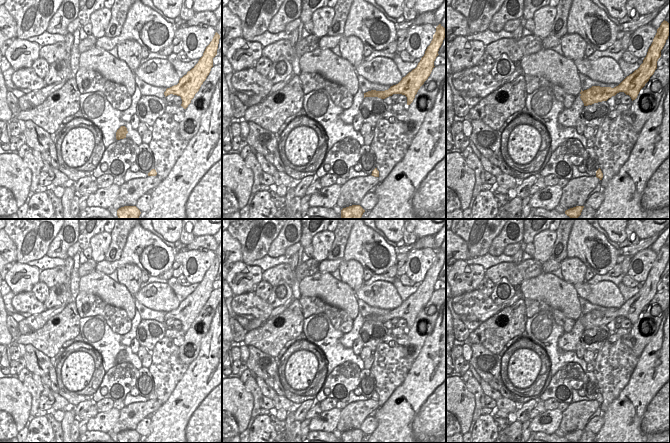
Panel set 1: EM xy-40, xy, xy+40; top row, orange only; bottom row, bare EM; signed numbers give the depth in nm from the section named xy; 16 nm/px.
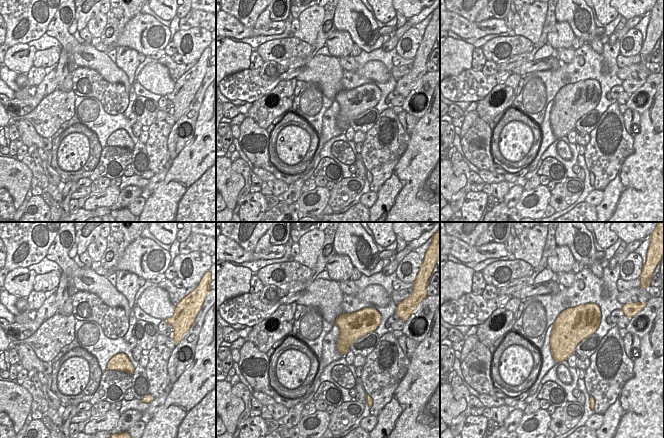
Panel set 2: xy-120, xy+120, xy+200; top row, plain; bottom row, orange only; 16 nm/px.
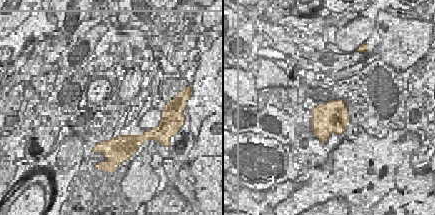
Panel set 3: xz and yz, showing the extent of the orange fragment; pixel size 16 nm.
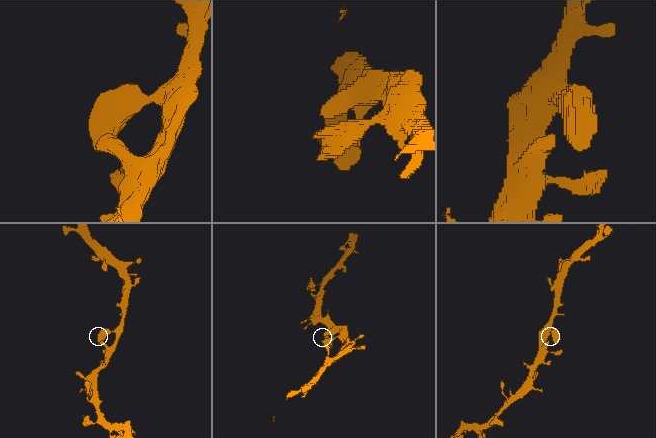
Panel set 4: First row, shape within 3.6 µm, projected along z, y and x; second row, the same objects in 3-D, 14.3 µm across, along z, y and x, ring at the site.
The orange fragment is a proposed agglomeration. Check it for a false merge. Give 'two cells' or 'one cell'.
one cell

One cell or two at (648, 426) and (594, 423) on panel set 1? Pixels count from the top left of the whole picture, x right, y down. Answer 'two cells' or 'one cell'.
two cells

